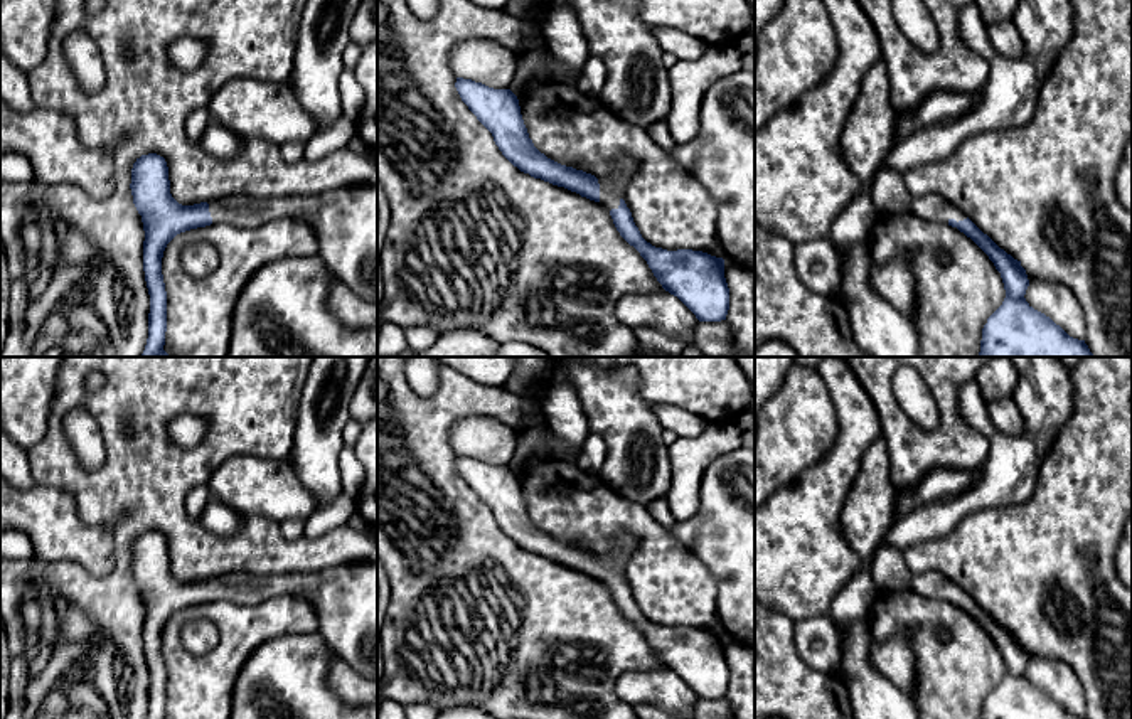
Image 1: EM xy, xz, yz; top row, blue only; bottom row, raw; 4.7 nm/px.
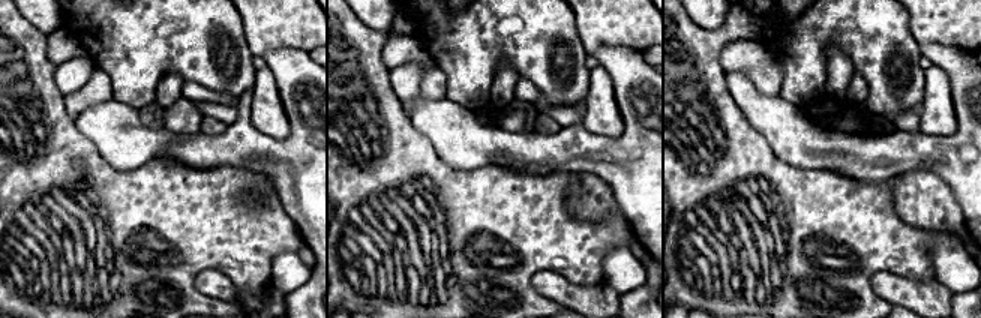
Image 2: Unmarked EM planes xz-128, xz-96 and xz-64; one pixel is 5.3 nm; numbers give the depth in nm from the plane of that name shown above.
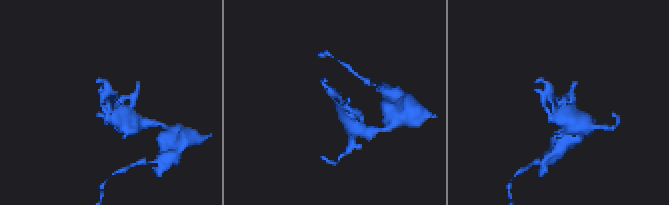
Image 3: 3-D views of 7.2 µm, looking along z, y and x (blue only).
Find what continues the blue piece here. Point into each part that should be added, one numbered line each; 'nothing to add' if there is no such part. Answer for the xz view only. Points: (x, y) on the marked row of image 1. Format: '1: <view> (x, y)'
1: xz (715, 339)

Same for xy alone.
1: xy (344, 221)

